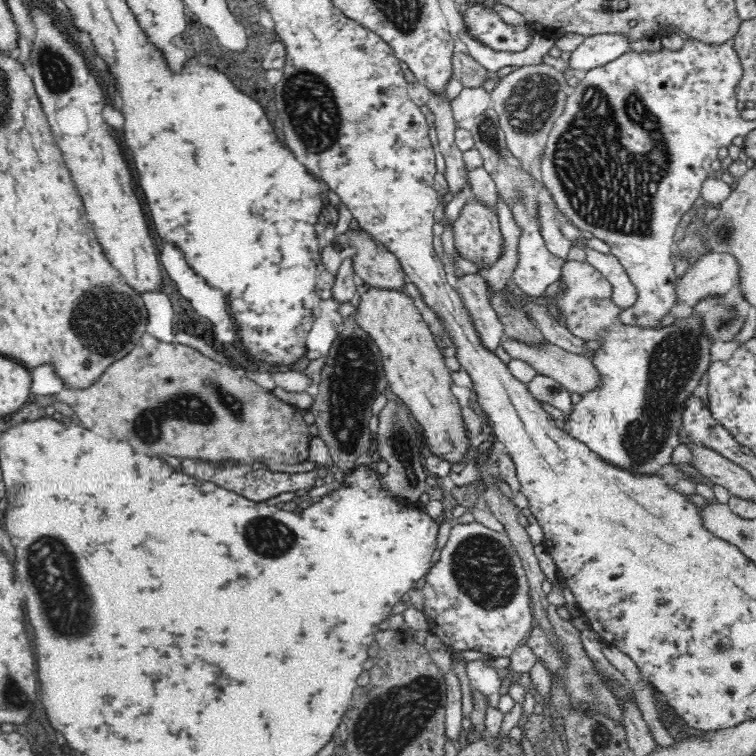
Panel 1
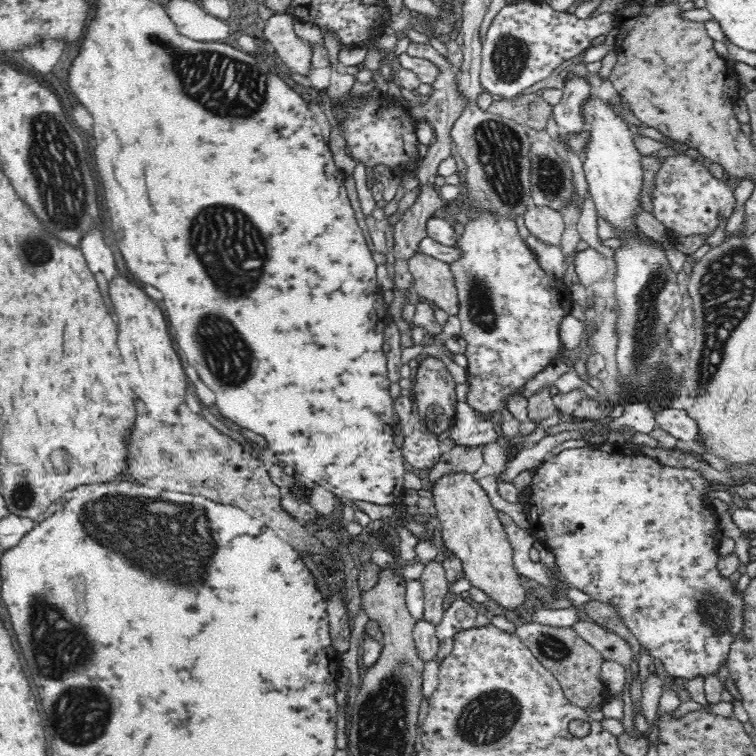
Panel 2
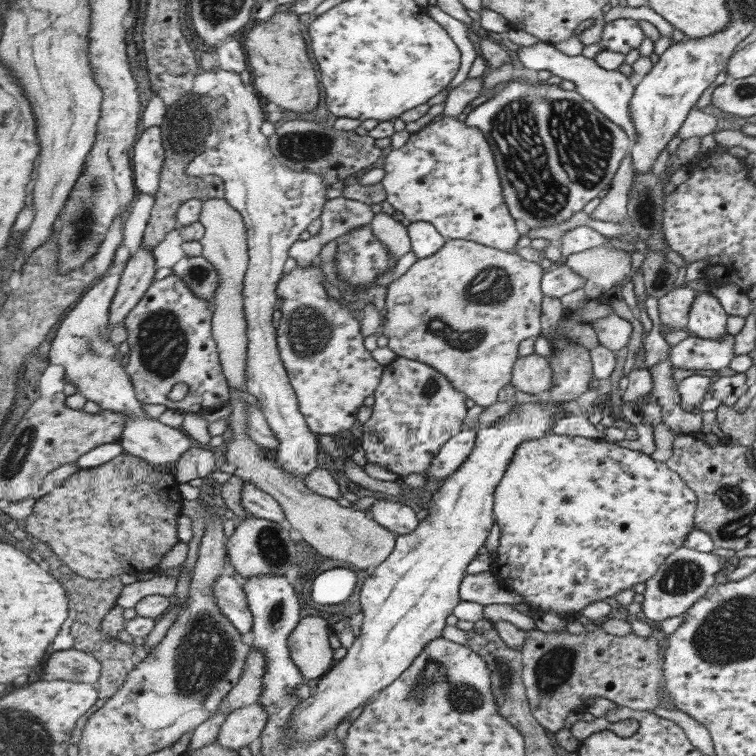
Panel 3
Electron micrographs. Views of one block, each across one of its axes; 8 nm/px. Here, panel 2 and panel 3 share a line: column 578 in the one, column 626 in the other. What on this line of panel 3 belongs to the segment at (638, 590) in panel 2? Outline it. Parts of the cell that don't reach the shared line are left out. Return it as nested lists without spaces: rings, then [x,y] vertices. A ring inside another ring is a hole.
[[[553,432],[543,438],[524,442],[516,450],[516,457],[513,458],[501,484],[497,487],[495,501],[496,524],[500,527],[500,545],[492,556],[493,563],[489,570],[507,588],[522,594],[527,605],[541,612],[557,612],[565,620],[574,618],[593,602],[607,600],[622,590],[633,589],[635,585],[645,584],[651,580],[669,555],[683,546],[694,529],[696,509],[694,492],[680,479],[676,471],[669,470],[666,462],[655,460],[650,454],[617,446],[609,441],[559,435]]]

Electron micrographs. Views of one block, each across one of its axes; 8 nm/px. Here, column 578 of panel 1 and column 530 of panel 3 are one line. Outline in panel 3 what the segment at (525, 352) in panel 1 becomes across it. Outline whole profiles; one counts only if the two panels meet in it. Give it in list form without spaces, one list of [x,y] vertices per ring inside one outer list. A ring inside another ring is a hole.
[[[536,353],[520,357],[513,371],[512,383],[523,393],[537,396],[550,393],[554,374],[549,357]]]

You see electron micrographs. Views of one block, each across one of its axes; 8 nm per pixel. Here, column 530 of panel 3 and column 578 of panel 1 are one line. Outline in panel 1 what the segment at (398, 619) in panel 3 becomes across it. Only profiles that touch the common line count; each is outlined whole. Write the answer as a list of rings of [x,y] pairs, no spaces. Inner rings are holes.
[[[693,313],[684,320],[676,318],[673,325],[660,331],[625,324],[600,336],[604,336],[604,340],[600,340],[599,348],[594,350],[596,358],[591,361],[600,369],[604,386],[582,395],[582,400],[573,407],[573,412],[566,418],[567,423],[562,429],[614,468],[634,476],[657,476],[662,468],[672,464],[672,454],[681,443],[679,432],[682,431],[681,412],[684,410],[684,400],[694,394],[711,364],[712,343],[704,337],[700,319]]]

